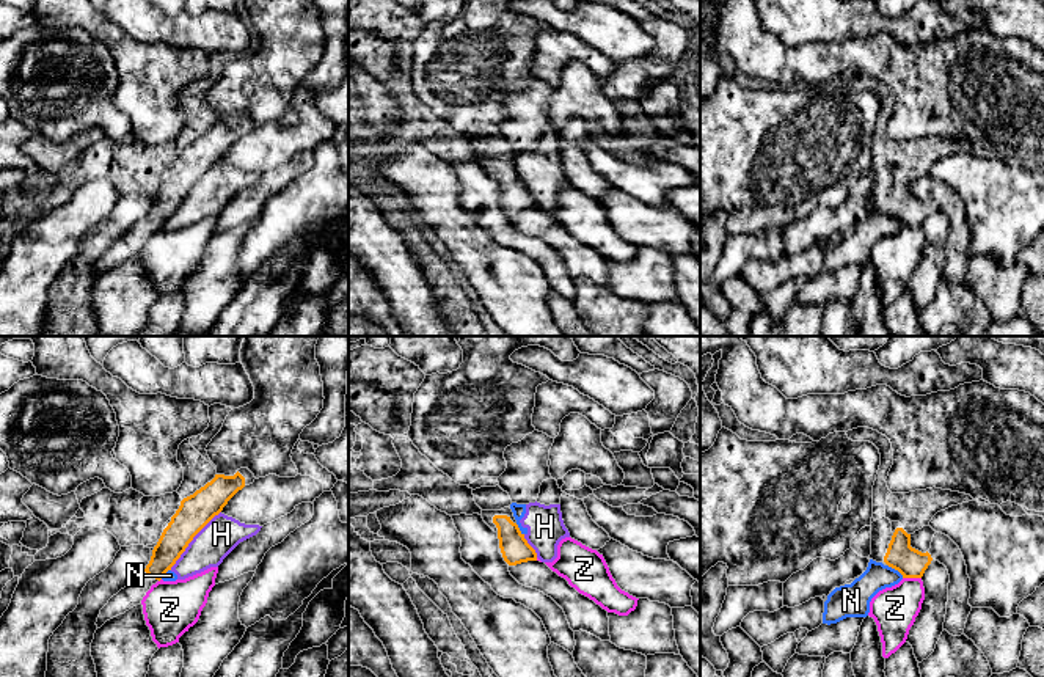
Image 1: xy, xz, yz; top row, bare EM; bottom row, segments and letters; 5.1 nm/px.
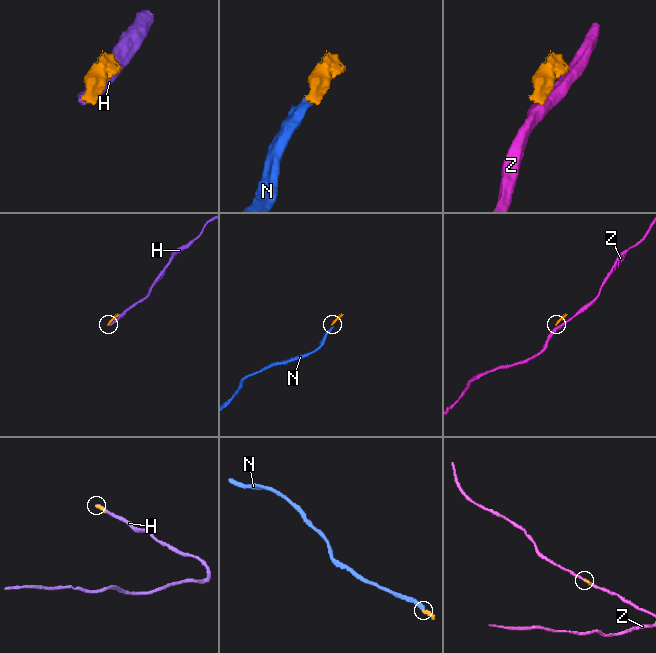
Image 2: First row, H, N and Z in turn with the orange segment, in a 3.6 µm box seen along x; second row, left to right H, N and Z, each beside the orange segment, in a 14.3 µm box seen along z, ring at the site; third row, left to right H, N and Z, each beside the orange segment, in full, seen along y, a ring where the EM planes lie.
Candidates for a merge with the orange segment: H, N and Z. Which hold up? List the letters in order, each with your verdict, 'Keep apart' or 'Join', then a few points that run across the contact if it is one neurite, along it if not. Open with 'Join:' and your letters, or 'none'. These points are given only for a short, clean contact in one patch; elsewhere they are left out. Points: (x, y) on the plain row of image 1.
Join: none
H: Keep apart
N: Keep apart. Line: yz (887, 212), (903, 225)
Z: Keep apart. Line: yz (903, 225), (920, 226)

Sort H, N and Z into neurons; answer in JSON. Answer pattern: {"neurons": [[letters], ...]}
{"neurons": [["H", "N"], ["Z"]]}

